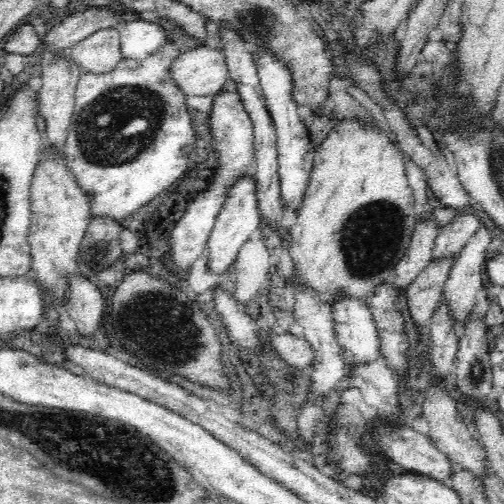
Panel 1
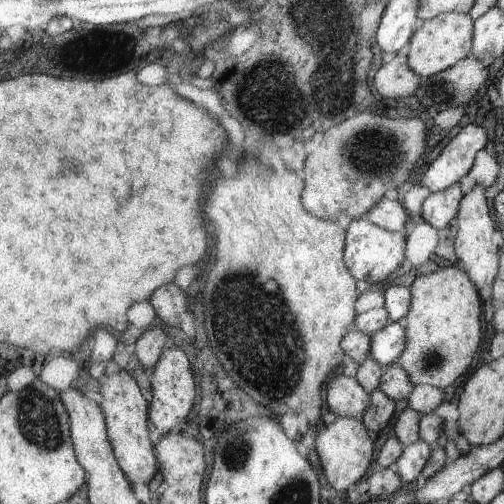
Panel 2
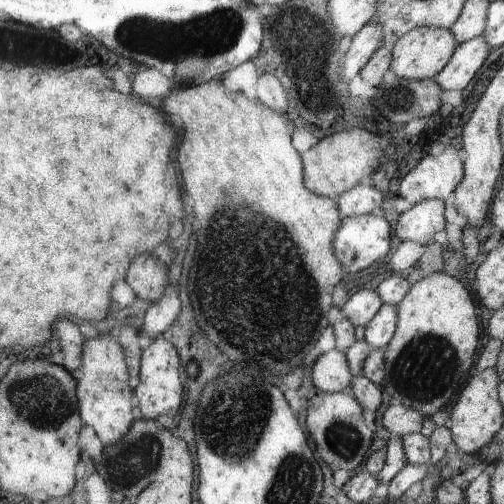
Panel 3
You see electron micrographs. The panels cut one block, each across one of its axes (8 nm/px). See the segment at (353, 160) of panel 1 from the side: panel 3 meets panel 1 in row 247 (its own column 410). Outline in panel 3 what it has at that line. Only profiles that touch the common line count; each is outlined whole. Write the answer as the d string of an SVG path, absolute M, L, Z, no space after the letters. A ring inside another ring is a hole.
M441 272L413 284L399 308L399 328L393 342L385 348L383 390L393 398L383 414L385 430L401 434L419 434L425 416L441 412L461 390L463 376L477 360L481 340L481 322L471 292L453 276Z

